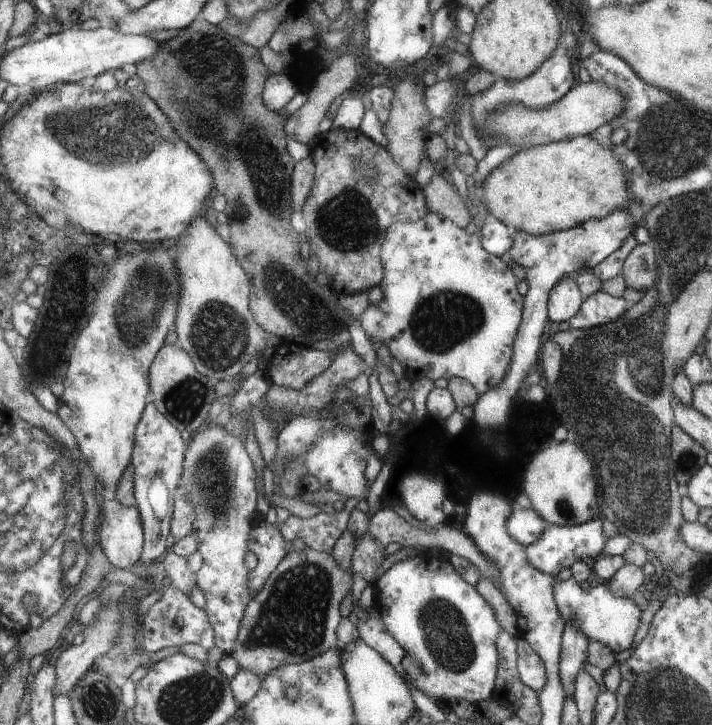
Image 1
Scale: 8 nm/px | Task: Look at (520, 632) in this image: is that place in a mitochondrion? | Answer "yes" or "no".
no

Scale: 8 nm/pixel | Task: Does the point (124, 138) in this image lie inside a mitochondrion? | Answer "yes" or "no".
yes

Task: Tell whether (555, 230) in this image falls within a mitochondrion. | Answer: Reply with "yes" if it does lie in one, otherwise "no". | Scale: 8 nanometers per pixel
no

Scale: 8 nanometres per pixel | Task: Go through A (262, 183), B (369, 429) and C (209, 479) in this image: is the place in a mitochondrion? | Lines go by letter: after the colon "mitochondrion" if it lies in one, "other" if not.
A: mitochondrion
B: other
C: mitochondrion

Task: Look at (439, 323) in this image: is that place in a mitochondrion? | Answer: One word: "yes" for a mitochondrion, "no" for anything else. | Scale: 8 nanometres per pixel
yes

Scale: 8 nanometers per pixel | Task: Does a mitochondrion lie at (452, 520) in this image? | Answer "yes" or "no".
no

